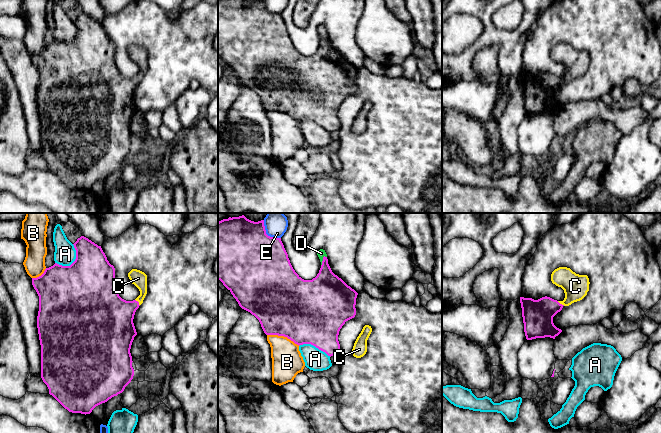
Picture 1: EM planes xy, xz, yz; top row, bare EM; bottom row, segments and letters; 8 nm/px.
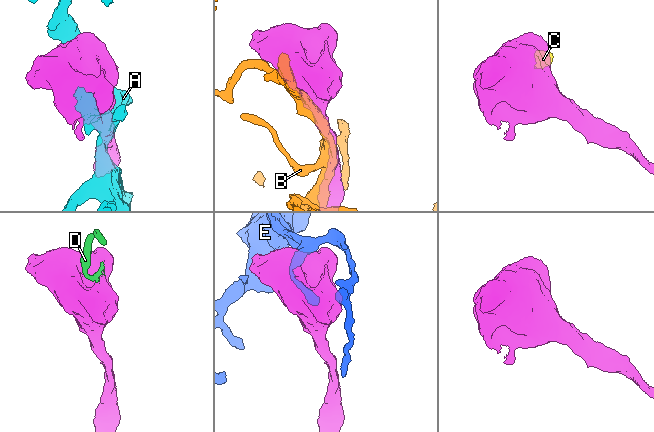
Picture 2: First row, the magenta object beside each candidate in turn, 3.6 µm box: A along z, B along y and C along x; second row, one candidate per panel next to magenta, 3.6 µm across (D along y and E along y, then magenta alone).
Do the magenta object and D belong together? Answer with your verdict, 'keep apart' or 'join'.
join

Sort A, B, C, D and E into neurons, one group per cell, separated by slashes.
A / B / C D / E

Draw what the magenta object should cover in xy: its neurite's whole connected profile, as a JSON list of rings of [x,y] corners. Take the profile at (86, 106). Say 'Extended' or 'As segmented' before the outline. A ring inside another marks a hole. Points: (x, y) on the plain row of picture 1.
Extended. [[[81,12],[73,20],[76,35],[70,42],[55,39],[44,49],[32,54],[32,61],[39,72],[37,104],[41,121],[41,154],[52,171],[65,185],[72,189],[90,190],[92,186],[122,169],[134,152],[130,129],[137,111],[133,95],[136,86],[147,70],[147,51],[132,45],[128,53],[140,67],[133,77],[122,75],[115,63],[115,44],[109,39],[101,22]]]

